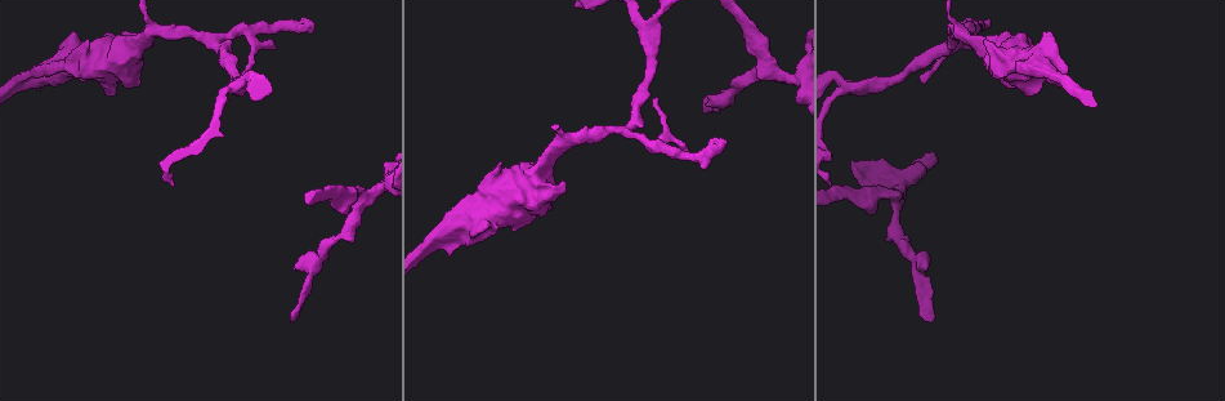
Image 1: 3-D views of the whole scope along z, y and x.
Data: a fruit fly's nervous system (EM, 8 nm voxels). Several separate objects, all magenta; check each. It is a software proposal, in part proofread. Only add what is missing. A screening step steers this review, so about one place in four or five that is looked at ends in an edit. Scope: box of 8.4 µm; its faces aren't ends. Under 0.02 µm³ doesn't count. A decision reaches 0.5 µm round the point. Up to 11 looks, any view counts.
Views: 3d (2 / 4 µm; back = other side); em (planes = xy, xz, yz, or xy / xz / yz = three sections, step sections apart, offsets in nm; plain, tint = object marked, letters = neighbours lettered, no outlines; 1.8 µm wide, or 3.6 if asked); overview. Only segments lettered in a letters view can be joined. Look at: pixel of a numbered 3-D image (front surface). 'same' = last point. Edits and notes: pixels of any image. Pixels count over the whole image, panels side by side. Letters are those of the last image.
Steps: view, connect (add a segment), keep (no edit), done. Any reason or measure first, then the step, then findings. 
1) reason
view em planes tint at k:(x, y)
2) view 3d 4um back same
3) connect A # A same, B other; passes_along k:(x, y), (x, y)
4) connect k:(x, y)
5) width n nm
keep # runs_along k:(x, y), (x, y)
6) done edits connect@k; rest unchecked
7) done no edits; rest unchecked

an open end
view 3d 2um at 1:(310, 27)

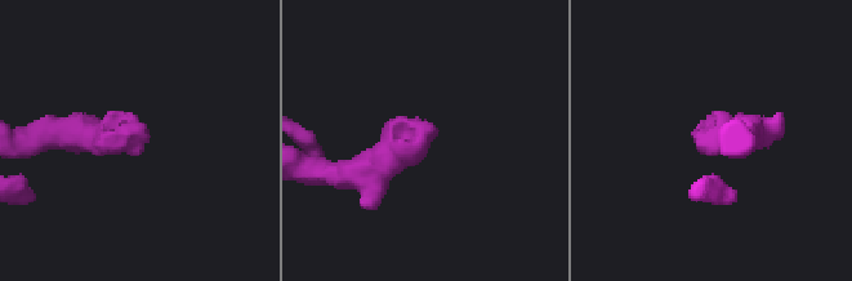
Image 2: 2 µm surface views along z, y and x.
view em yz step 4 letters at 2:(703, 138)

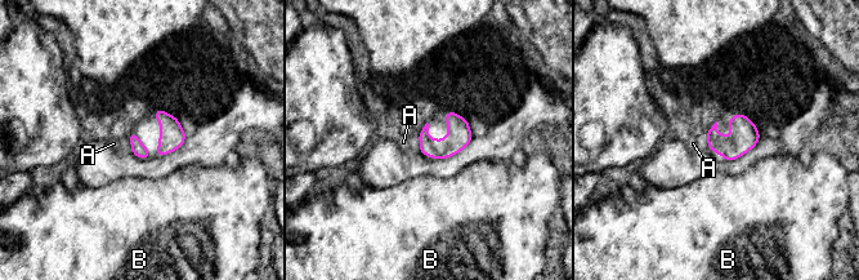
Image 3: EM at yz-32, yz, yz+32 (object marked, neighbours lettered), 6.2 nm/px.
cut it another way
view em xz step 16 letters same

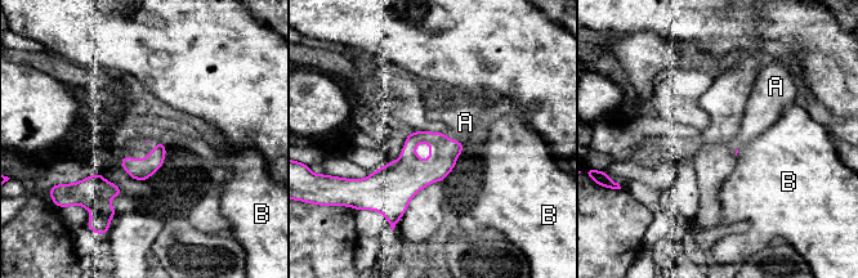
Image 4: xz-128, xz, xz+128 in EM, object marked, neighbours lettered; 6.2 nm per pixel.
connect A # A same, B other; passes_along 4:(443, 152), (454, 140), (465, 122); it goes on there

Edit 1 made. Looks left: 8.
redraw
view overview

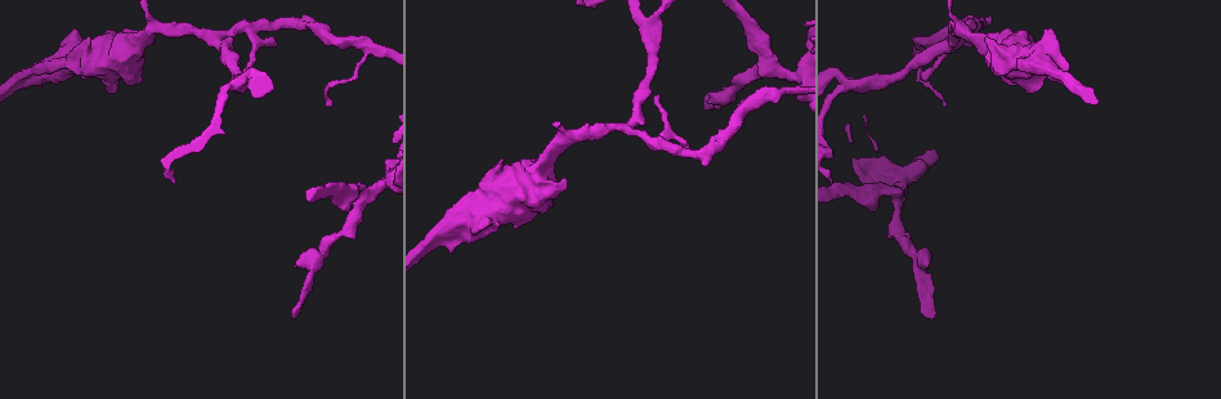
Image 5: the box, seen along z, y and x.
branch stops here
view 3d 2um at 5:(39, 84)

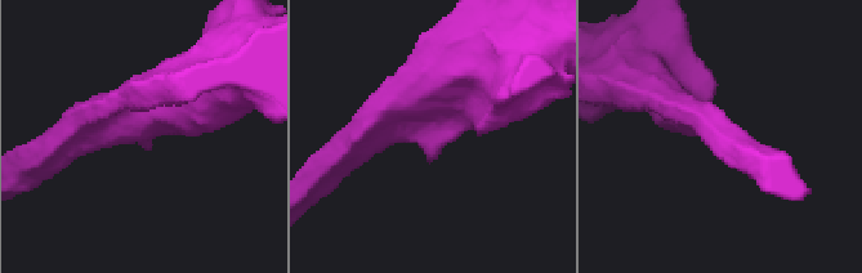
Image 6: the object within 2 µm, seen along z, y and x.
view em xz step 8 letters at 6:(429, 163)

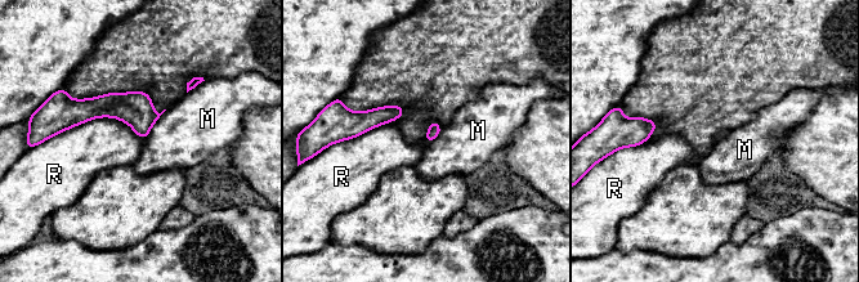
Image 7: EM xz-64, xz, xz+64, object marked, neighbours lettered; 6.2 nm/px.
keep # M other, R other; border 7:(166, 110), (144, 138); none of them fits

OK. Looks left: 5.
view em planes tint at 5:(923, 75)

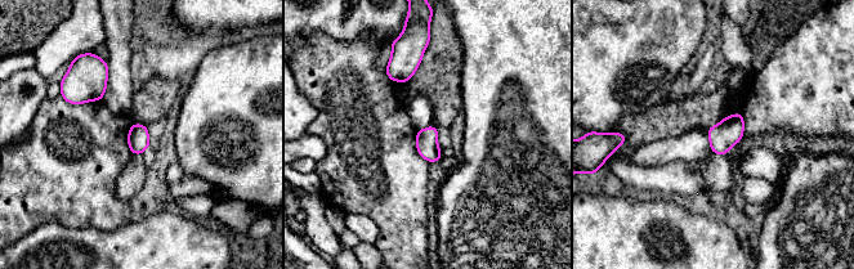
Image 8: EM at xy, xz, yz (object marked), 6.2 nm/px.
view em planes letters same

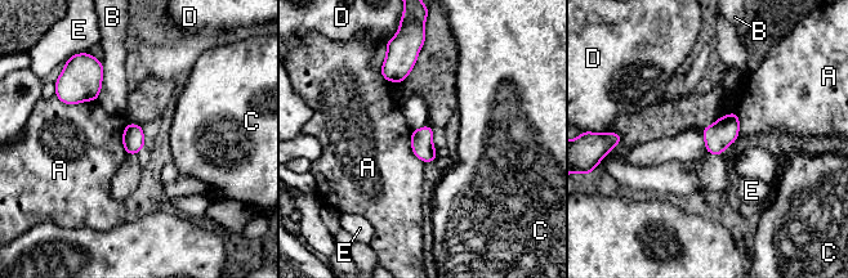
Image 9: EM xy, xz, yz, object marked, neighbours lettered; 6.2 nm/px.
longest_contact A 260 nm
keep # A other, B other, C other, D other, E other; border 9:(56, 94), (65, 103), (96, 101); no lettered segment goes on from it

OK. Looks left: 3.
end of a long branch
view em planes letters at 5:(705, 107)

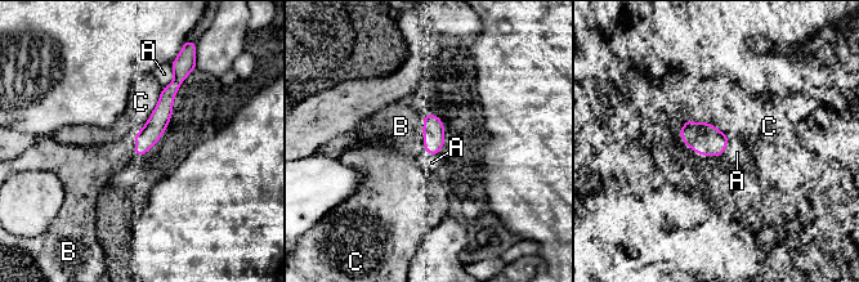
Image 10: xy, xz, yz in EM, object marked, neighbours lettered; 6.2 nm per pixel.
connect B # A other, B same, C other; it goes on there

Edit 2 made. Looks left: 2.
done edits connect@4, connect@10; rest unchecked

